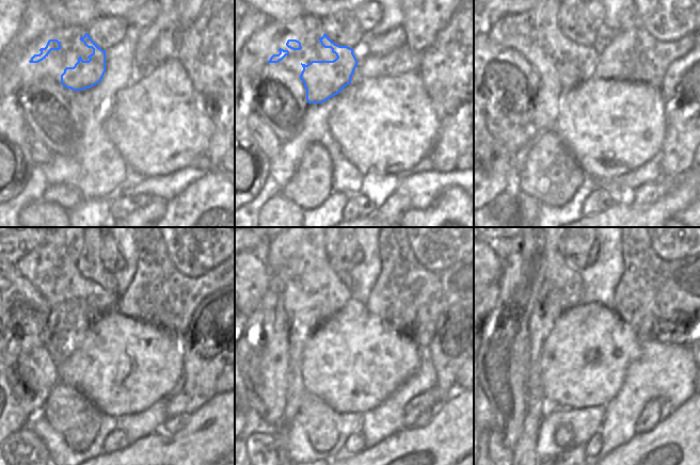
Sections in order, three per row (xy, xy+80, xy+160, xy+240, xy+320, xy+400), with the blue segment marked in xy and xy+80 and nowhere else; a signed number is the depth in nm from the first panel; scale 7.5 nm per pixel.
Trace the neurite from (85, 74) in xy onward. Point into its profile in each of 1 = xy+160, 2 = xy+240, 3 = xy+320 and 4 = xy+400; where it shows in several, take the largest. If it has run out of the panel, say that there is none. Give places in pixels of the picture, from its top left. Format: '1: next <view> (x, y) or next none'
1: next xy+160 (566, 64)
2: next xy+240 (81, 301)
3: next xy+320 (320, 294)
4: next xy+400 (559, 291)

